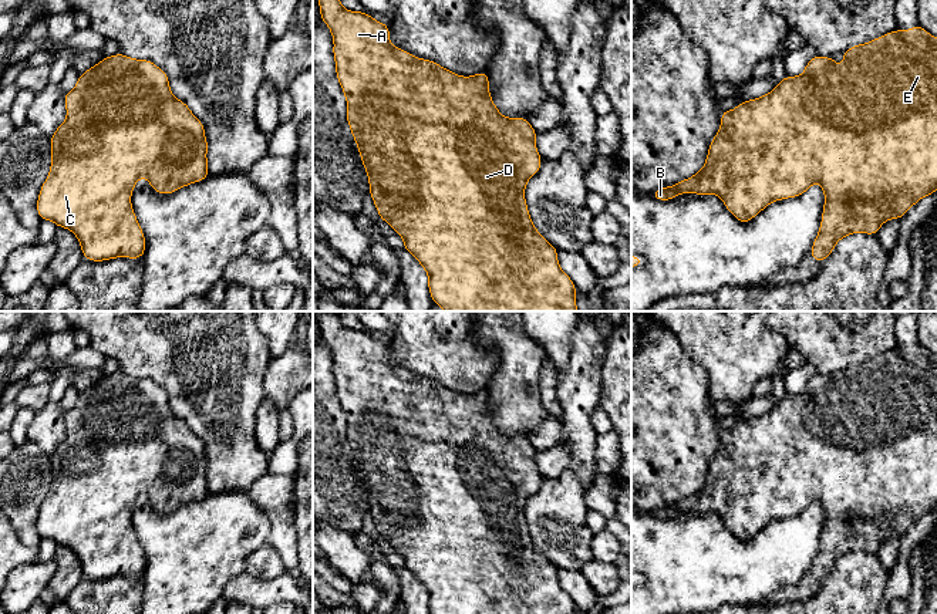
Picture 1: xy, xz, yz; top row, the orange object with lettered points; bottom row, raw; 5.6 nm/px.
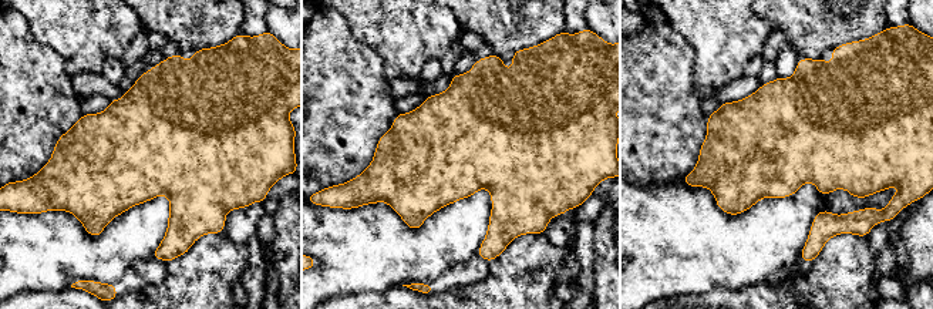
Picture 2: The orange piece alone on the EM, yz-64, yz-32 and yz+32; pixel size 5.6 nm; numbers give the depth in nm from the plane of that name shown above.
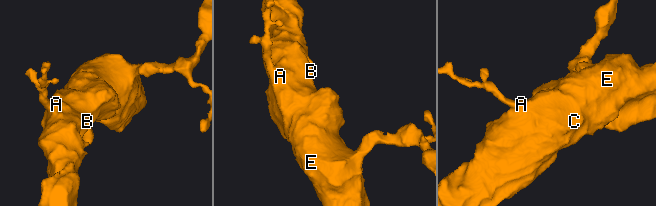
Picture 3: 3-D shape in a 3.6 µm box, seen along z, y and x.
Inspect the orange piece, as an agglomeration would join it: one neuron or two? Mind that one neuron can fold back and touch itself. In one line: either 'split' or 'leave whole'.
leave whole

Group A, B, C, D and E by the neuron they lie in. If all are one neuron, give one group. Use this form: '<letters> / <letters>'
A B C D E

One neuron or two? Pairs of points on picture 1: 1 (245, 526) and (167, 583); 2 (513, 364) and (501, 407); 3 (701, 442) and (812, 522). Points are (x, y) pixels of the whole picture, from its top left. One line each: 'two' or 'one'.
1: one
2: one
3: two

